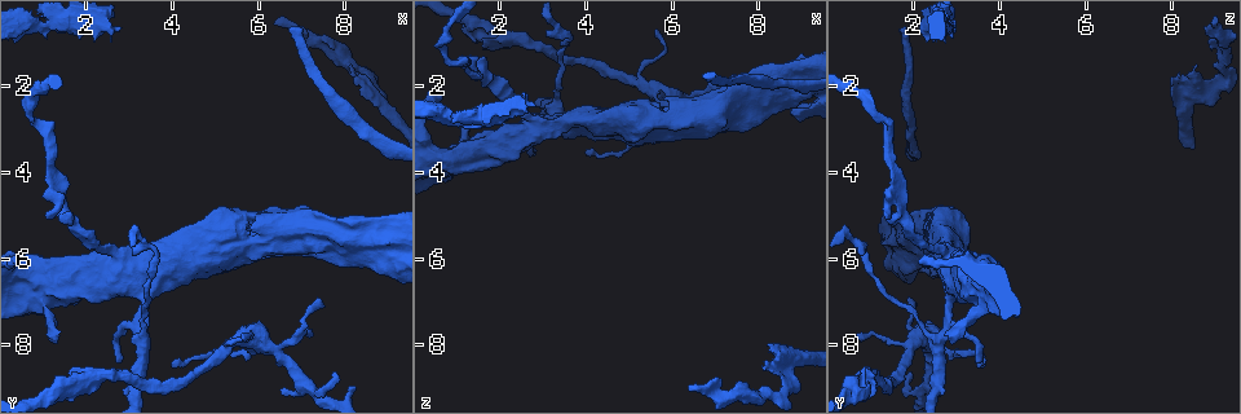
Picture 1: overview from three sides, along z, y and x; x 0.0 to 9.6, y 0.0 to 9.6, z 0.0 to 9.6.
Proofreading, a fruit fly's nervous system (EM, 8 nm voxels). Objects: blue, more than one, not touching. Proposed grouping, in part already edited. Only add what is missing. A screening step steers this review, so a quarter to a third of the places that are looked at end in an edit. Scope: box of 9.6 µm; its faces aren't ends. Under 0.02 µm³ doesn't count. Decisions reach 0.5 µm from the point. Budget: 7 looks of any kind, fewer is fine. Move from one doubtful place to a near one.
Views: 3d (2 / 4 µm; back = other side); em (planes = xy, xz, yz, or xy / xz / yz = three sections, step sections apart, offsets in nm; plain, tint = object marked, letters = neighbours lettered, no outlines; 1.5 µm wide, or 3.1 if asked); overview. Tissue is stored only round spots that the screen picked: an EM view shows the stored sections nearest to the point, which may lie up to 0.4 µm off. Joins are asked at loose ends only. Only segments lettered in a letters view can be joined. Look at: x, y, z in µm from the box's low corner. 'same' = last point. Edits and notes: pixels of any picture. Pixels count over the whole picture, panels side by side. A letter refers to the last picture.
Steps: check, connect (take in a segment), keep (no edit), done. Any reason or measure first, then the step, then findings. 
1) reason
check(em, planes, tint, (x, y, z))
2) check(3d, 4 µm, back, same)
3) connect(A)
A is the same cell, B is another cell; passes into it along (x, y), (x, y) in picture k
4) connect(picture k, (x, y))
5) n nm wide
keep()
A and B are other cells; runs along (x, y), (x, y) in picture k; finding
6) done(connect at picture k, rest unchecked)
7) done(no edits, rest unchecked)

an open end
check(3d, 2 µm, (5.60, 7.80, 0.70))

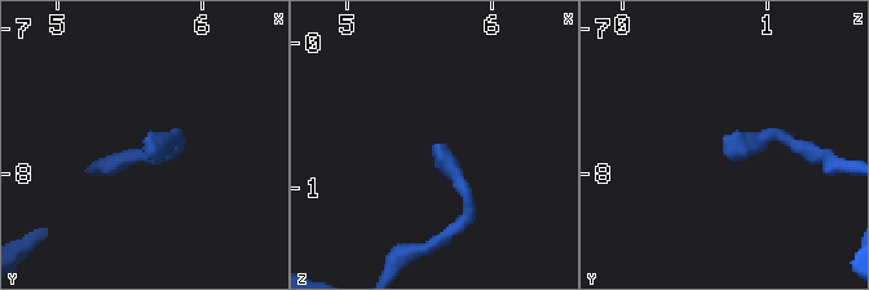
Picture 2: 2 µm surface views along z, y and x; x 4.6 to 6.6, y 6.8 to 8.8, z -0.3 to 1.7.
need the tissue
check(em, yz, step 8, letters, (5.60, 7.74, 0.70))

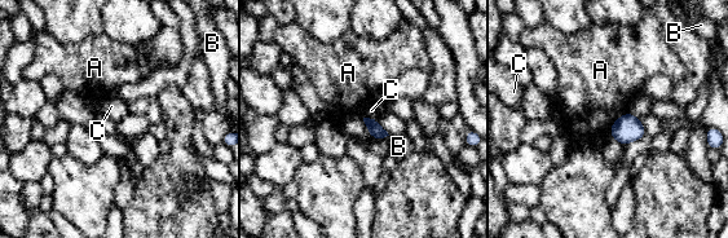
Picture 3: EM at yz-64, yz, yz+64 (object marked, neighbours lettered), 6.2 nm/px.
another direction
check(em, planes, letters, same)

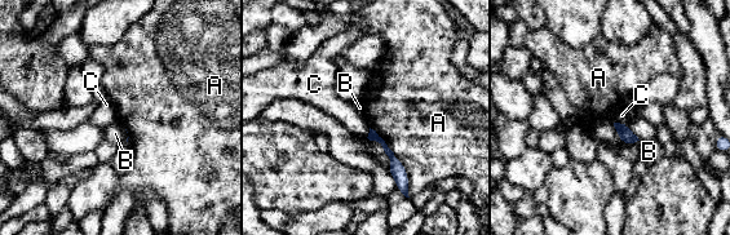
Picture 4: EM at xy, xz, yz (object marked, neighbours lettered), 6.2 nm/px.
keep()
A, B and C are other cells; no lettered segment goes on from it

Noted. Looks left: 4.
three-way junction
check(3d, 2 µm, (5.80, 7.50, 2.35))

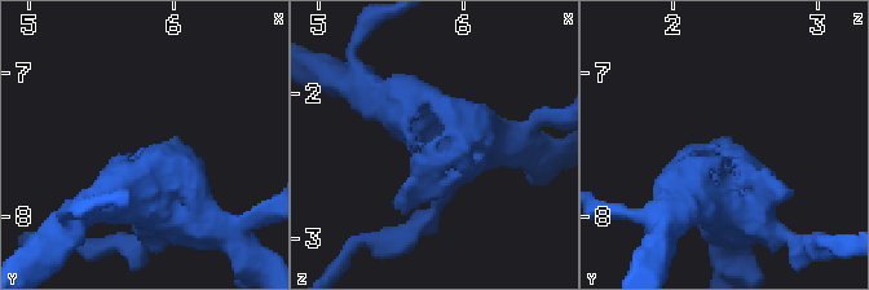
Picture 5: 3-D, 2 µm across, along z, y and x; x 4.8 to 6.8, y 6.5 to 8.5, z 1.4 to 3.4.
check(em, planes, letters, (5.84, 7.52, 2.40))

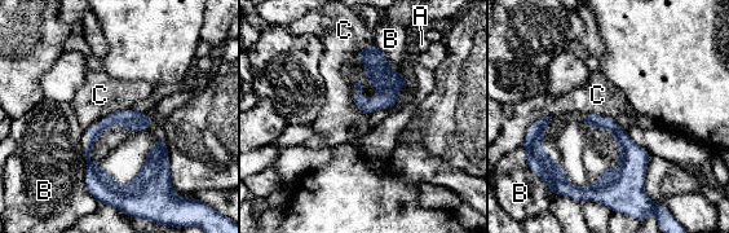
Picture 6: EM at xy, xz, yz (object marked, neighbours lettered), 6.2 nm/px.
3 arms
keep()
A, B and C are other cells; runs along (537, 124), (537, 154), (569, 187), (593, 192) in picture 6; no lettered segment goes on from it

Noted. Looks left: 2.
thick end
check(em, 3.1 µm, planes, tint, (2.60, 1.00, 2.30))

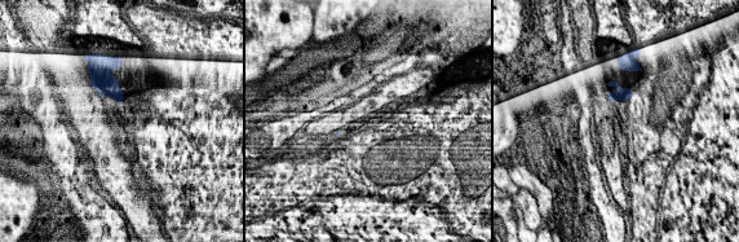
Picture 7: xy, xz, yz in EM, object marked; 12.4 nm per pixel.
see the neighbours
check(em, 3.1 µm, planes, letters, same)

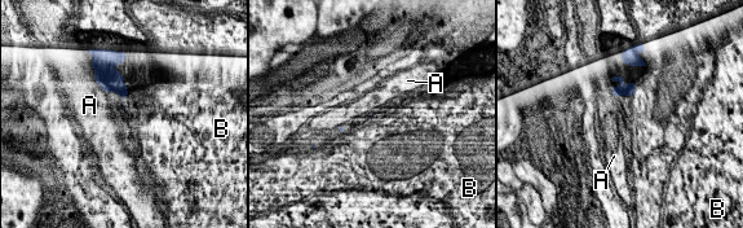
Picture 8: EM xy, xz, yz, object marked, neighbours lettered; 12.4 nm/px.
B touches over 240 nm
keep()
A and B are other cells; border along (128, 93), (124, 99), (124, 112) in picture 8; no lettered segment goes on from it

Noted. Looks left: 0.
done(no edits, rest unchecked)

